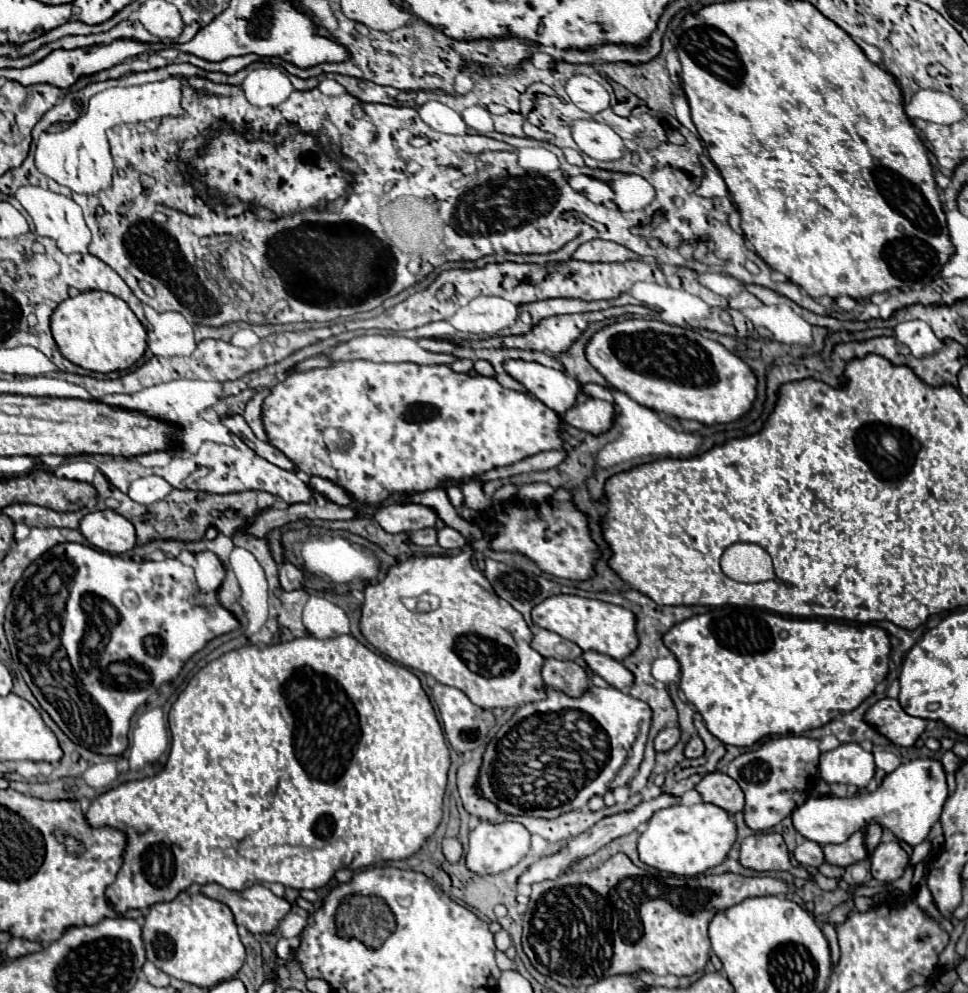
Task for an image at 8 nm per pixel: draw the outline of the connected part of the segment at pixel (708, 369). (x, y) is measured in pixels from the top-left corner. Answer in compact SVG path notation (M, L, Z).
M625 319L599 329L585 345L587 361L607 379L607 383L635 399L637 403L681 419L695 419L705 425L729 423L747 413L755 401L757 379L749 365L735 353L727 351L721 343L699 335L693 329L675 327L655 319Z

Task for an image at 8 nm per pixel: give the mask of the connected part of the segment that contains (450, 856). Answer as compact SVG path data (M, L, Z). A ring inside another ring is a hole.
M443 839L443 853L449 863L457 863L463 855L463 847L461 847L459 839Z

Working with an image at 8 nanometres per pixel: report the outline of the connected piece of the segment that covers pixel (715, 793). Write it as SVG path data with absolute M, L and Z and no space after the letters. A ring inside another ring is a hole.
M721 771L705 775L695 789L701 793L705 803L713 803L729 813L737 813L745 807L745 797L739 783Z

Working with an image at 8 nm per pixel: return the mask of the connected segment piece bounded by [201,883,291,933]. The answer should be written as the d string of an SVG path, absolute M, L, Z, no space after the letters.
M207 883L201 887L201 891L203 895L225 903L233 911L235 923L247 927L251 933L273 931L277 921L281 921L291 909L285 899L273 895L261 883L253 883L243 891L229 891L219 883Z

